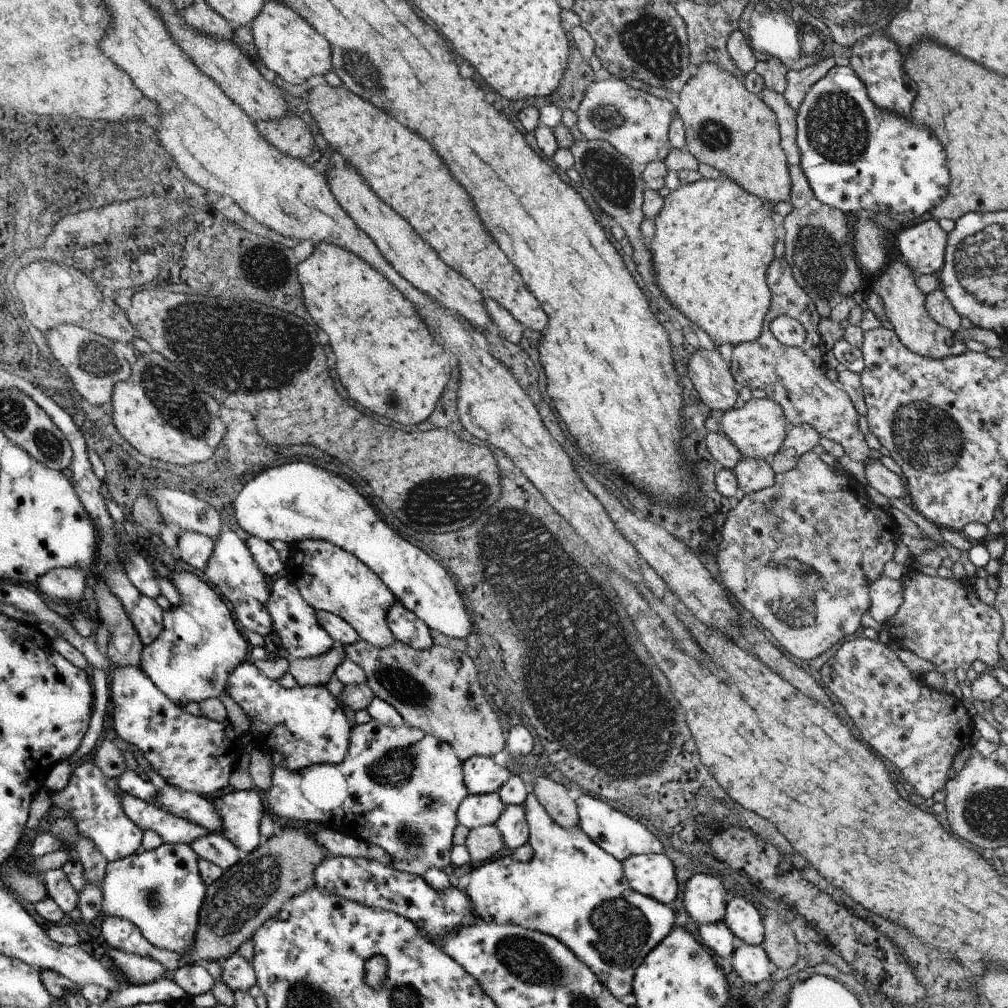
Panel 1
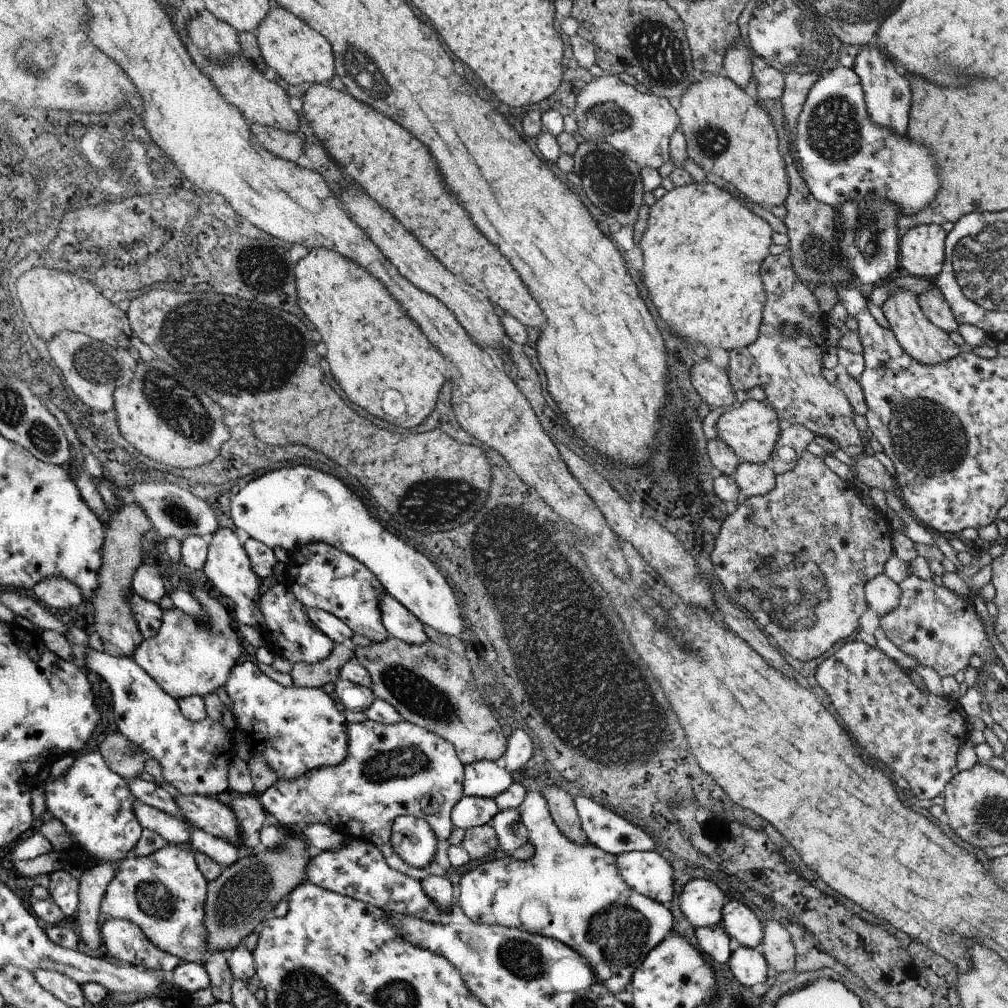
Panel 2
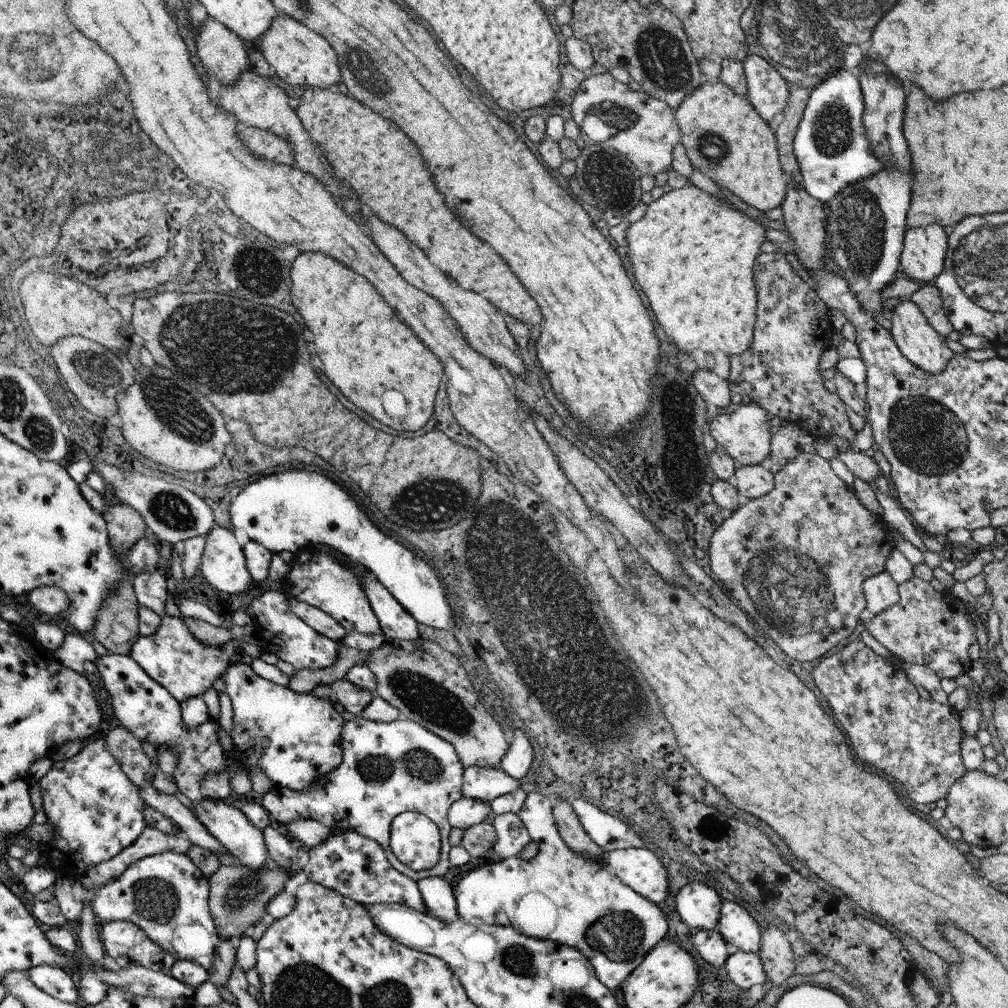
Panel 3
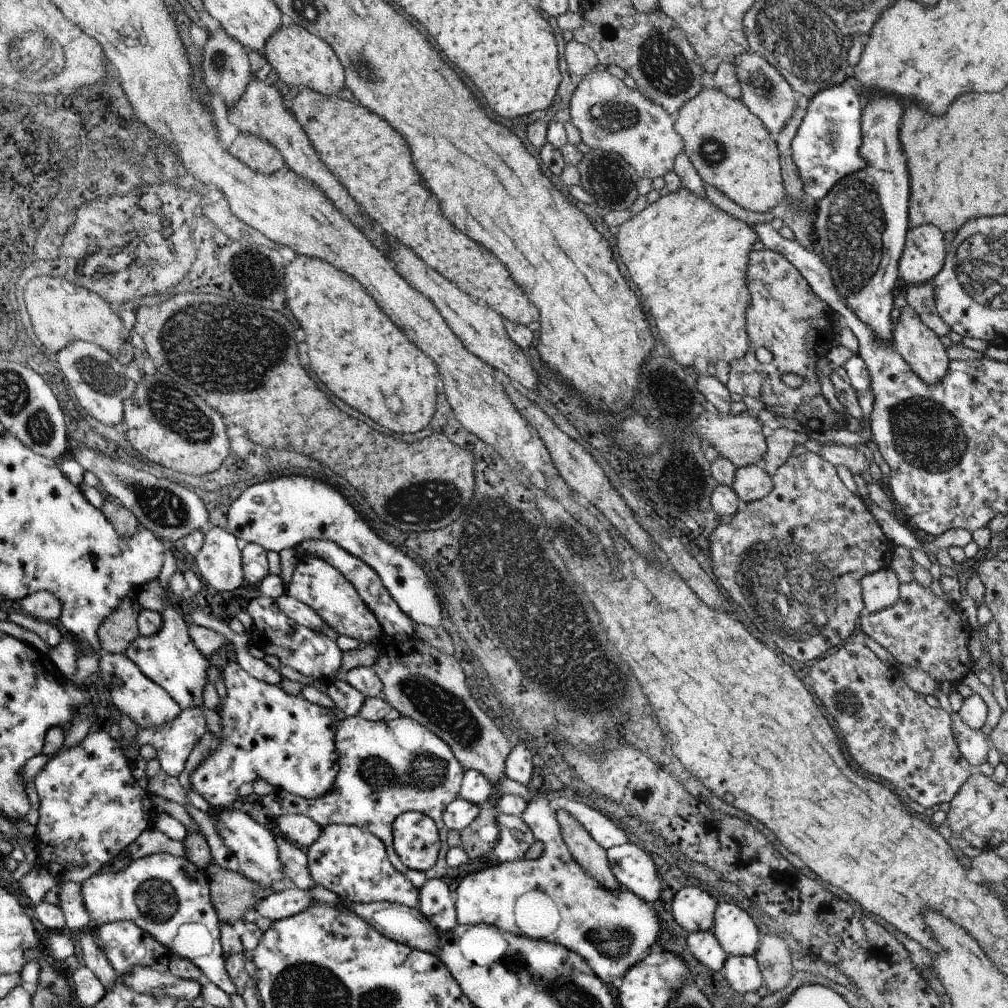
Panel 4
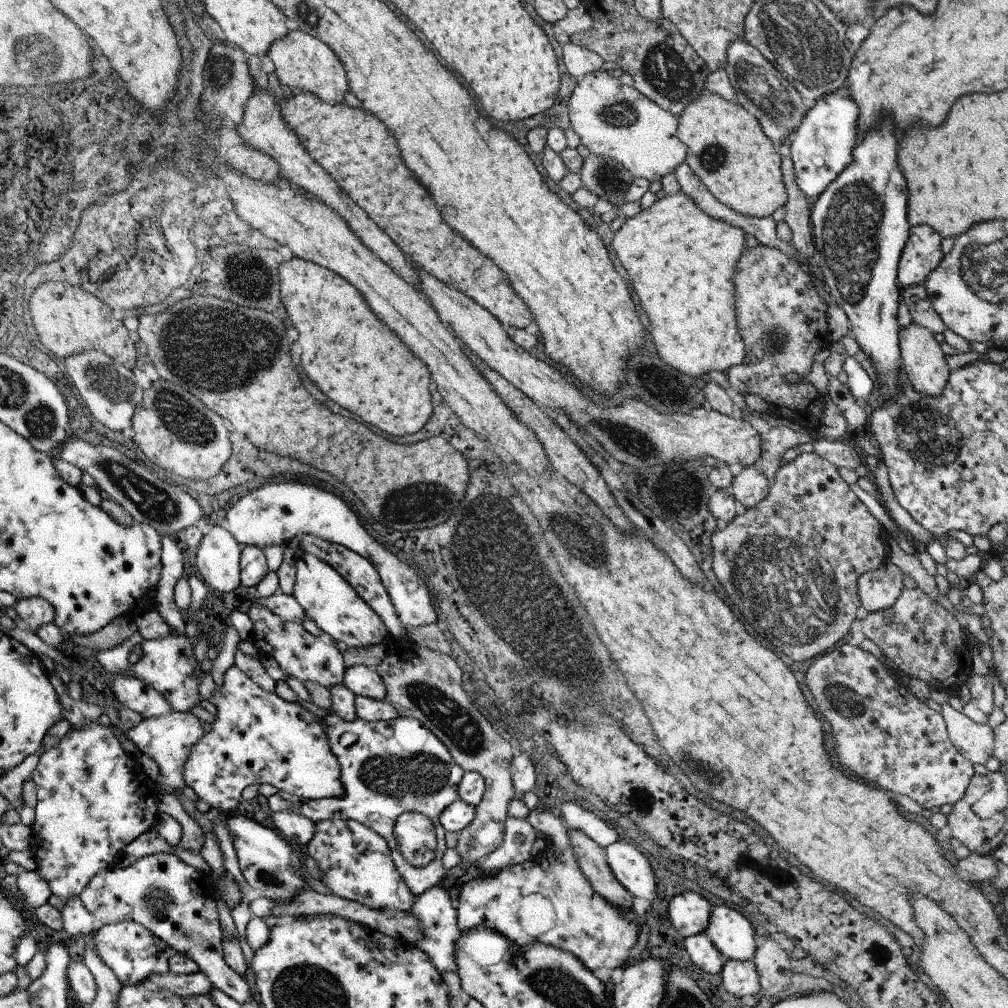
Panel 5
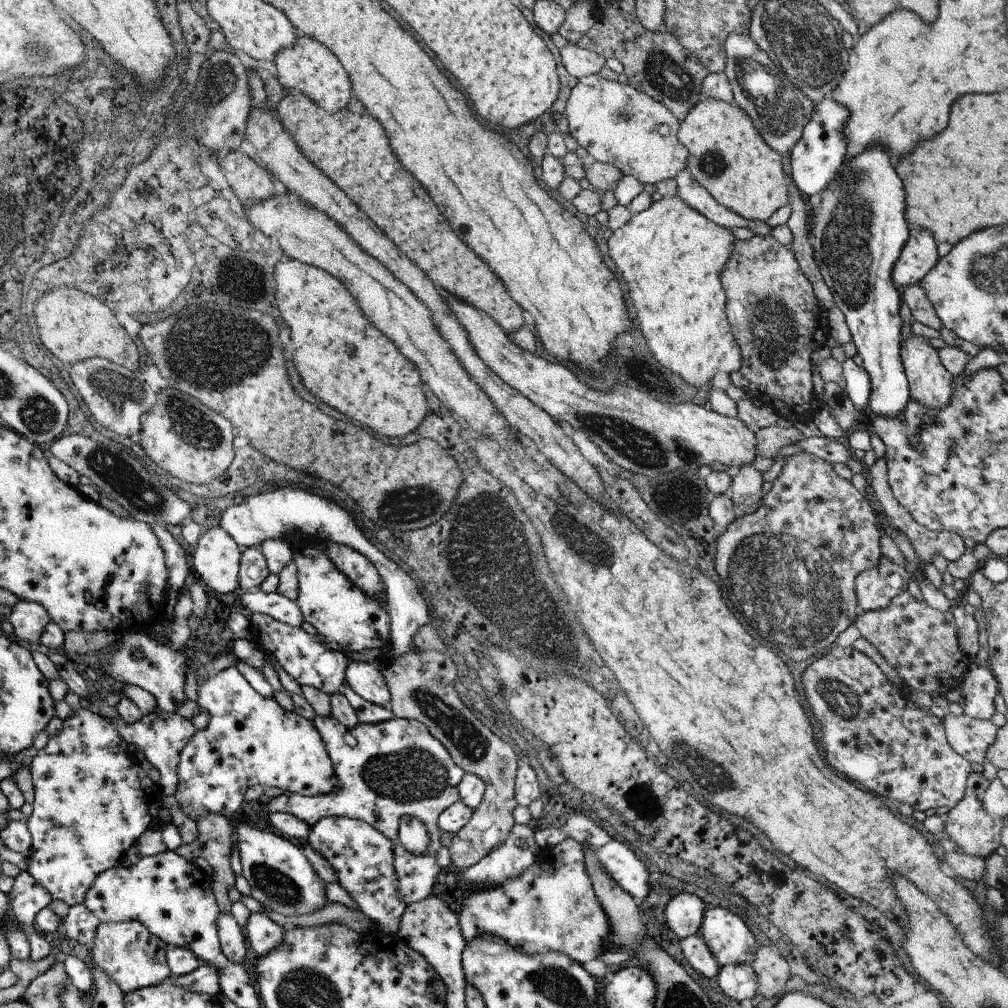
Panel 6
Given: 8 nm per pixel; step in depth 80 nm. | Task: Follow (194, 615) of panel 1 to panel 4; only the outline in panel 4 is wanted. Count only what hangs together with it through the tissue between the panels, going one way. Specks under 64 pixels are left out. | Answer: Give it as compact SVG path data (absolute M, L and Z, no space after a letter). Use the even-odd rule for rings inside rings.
M165 551L165 564L162 567L159 579L165 586L165 595L167 600L165 601L165 609L161 614L163 621L158 632L155 632L152 636L138 635L123 652L130 660L134 661L134 664L138 665L150 680L153 680L156 684L161 685L166 689L166 692L170 693L175 701L180 705L181 710L192 708L193 706L203 707L202 704L202 690L206 686L208 680L208 668L210 668L210 660L204 658L200 654L200 650L196 650L192 638L188 636L188 630L186 630L186 624L184 624L184 618L182 618L182 612L180 607L175 602L175 599L167 592L167 586L172 575L178 571L176 568L176 562L174 561L174 555L176 551Z

